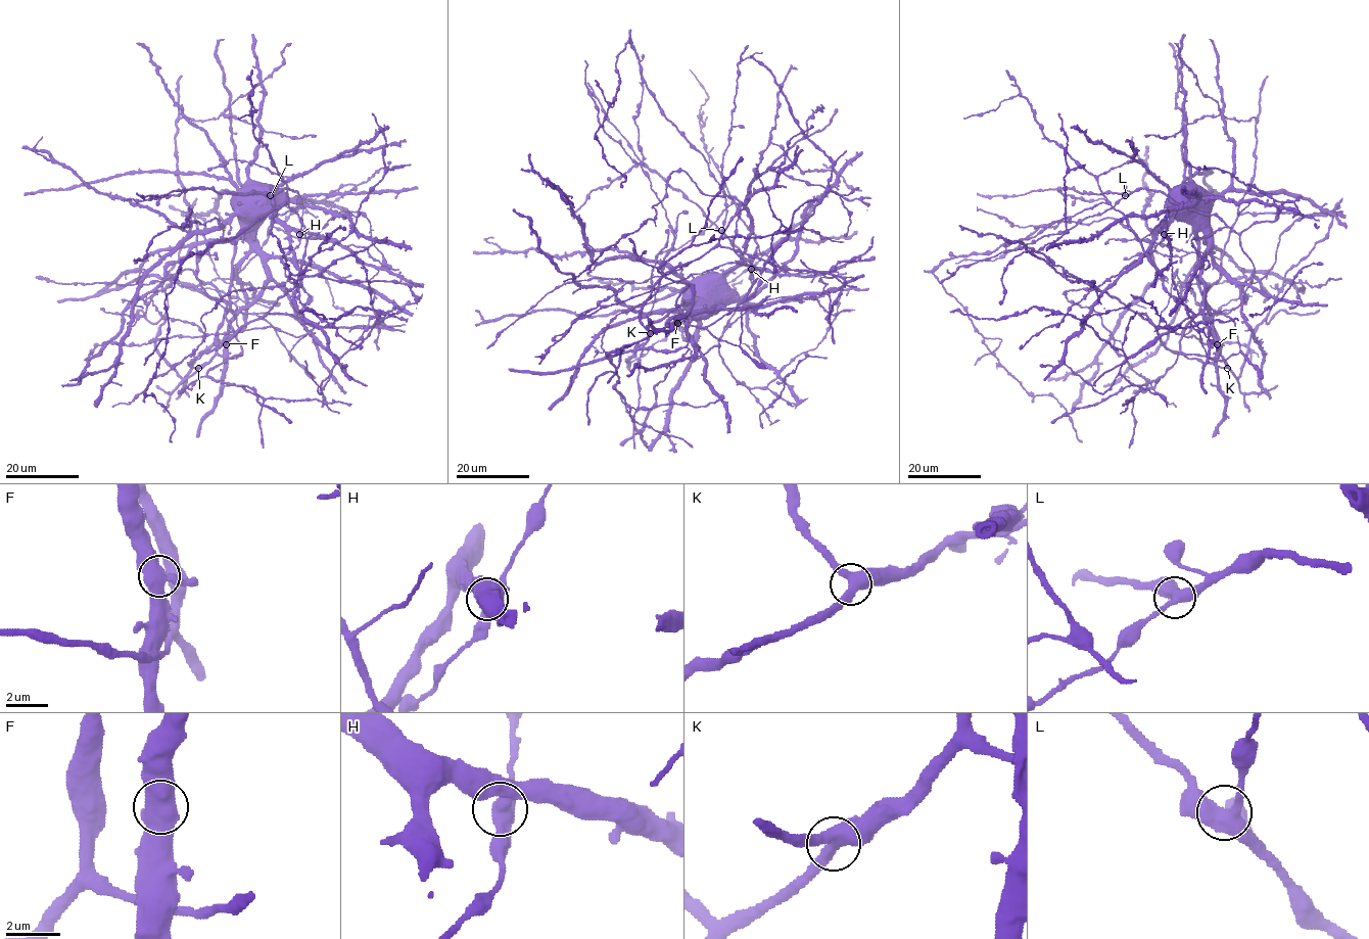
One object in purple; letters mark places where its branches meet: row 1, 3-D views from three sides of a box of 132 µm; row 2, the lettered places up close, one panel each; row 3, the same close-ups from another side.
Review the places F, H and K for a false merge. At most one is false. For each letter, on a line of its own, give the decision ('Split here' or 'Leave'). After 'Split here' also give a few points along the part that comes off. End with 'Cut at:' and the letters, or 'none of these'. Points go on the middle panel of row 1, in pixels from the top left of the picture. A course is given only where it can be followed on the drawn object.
F: Leave
H: Leave
K: Leave
Cut at: none of these

